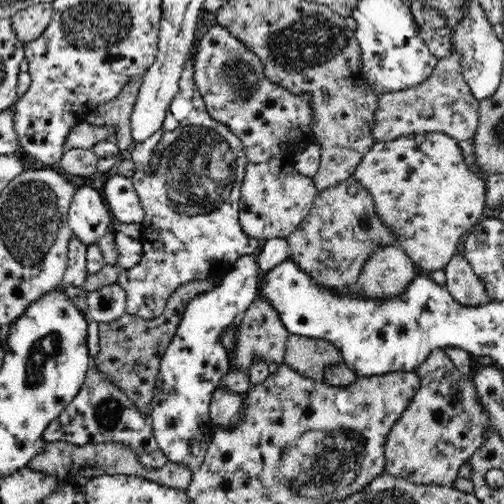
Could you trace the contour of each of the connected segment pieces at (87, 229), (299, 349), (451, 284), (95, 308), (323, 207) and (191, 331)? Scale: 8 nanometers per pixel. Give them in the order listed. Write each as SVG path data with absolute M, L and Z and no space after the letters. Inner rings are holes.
M84 185L77 187L68 212L68 224L73 236L87 247L98 244L110 231L114 216L103 196L96 189Z
M289 334L284 363L305 377L323 382L325 366L342 363L340 349L328 339Z
M462 254L454 255L443 269L446 278L444 286L458 304L477 308L494 301L488 295L484 282Z
M119 284L102 286L87 293L85 316L97 323L110 323L126 314L126 291Z
M353 176L342 184L318 193L310 212L300 226L287 236L287 241L291 246L289 259L320 289L342 296L355 292L360 272L376 250L399 246L396 231L384 225L380 215L376 214L372 193Z
M244 255L233 264L232 270L220 278L220 284L213 290L204 292L190 300L186 312L160 361L160 370L156 376L154 390L154 406L150 407L149 420L153 426L153 433L160 450L167 458L167 463L179 464L189 468L193 473L197 471L210 448L213 430L215 429L210 415L212 393L220 387L222 376L229 370L228 351L222 342L222 334L230 328L233 330L243 312L257 298L260 278L260 267L252 255Z

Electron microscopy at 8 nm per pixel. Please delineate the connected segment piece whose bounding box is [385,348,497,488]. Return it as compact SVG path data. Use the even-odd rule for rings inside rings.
M436 348L414 371L420 375L420 388L388 434L385 446L385 471L394 476L404 477L415 484L436 483L454 488L458 468L482 448L486 432L497 430L492 425L488 409L480 401L474 381L468 377L468 373L456 367L442 348Z

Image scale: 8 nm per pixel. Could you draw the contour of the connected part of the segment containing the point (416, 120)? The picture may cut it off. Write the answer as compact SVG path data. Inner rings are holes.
M452 47L450 54L436 61L433 74L423 84L402 92L388 92L379 96L371 122L371 135L376 143L392 141L401 136L424 133L444 133L458 141L472 139L479 123L479 104L466 85L461 52Z

